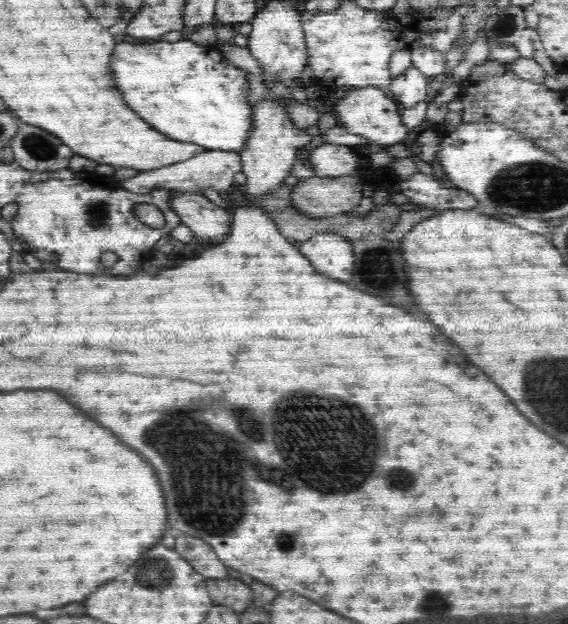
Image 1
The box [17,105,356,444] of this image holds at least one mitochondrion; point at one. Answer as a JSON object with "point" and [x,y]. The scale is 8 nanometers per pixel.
{"point":[40,147]}

